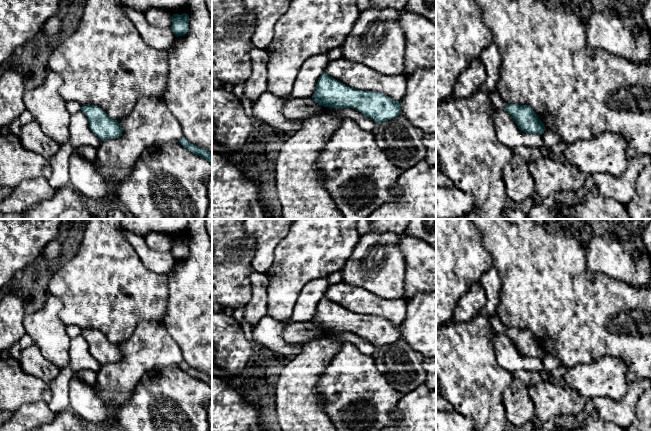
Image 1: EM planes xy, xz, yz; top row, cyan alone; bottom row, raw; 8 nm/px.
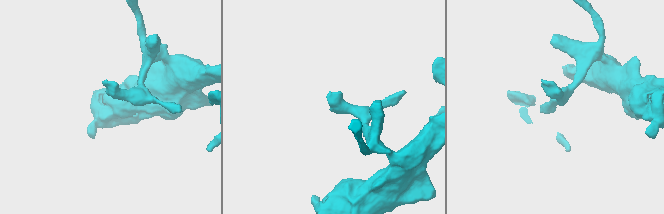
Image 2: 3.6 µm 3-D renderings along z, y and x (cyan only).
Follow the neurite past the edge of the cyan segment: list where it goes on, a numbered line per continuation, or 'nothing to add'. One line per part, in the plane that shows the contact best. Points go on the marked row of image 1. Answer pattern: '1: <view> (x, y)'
1: yz (497, 101)

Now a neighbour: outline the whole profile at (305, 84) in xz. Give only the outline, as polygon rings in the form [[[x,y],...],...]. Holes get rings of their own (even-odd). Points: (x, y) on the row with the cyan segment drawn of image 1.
[[[327,54],[315,55],[307,59],[299,69],[290,97],[312,98],[318,78],[326,71],[328,64]]]

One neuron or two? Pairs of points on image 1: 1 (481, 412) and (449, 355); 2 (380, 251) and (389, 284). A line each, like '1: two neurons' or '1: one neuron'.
1: one neuron
2: one neuron

